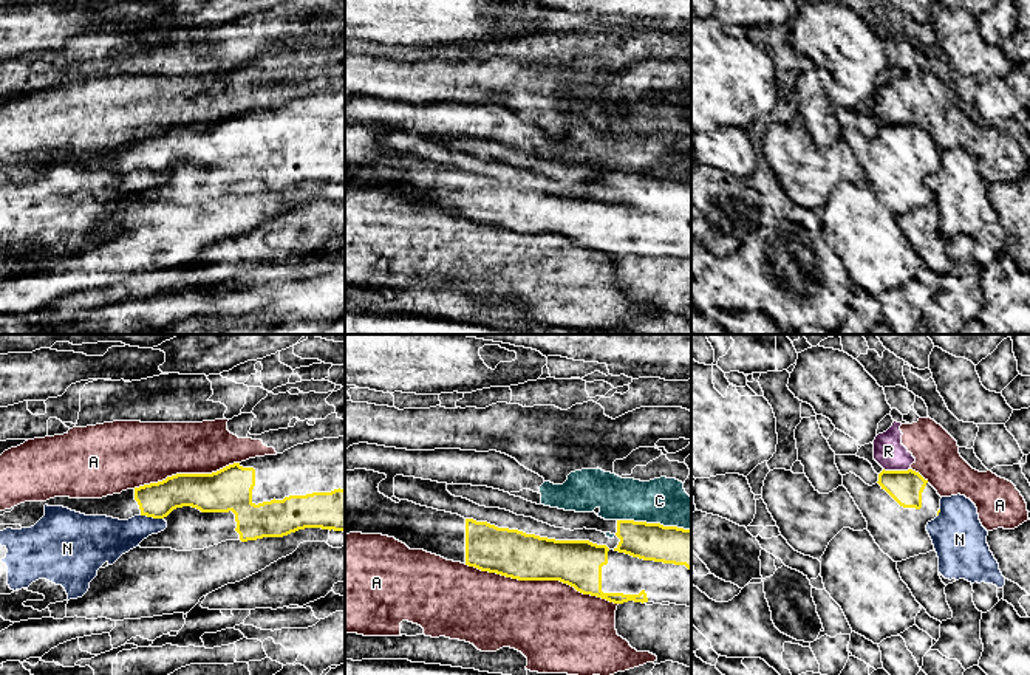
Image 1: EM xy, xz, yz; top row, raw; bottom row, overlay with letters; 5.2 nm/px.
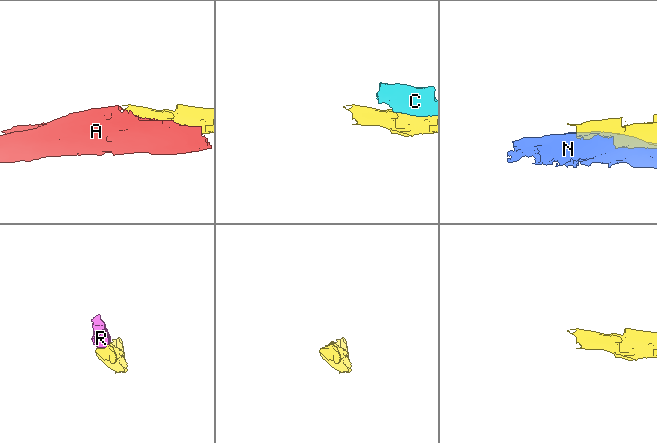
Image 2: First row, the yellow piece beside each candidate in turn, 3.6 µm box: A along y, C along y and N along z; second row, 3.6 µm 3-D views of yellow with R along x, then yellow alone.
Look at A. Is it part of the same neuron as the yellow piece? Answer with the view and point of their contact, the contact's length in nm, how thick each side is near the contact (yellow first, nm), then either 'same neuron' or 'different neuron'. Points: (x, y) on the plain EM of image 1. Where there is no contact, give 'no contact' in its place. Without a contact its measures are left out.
meets yellow in xz at (542, 232); contact 850 nm long; 240 nm thick on the yellow side, 440 nm on the other; different neuron

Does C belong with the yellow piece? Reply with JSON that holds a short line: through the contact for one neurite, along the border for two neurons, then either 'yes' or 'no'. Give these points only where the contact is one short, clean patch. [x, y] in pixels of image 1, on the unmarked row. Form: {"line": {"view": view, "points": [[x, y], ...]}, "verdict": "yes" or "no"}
{"verdict": "no"}

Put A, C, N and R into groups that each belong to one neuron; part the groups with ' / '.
A R / C / N

